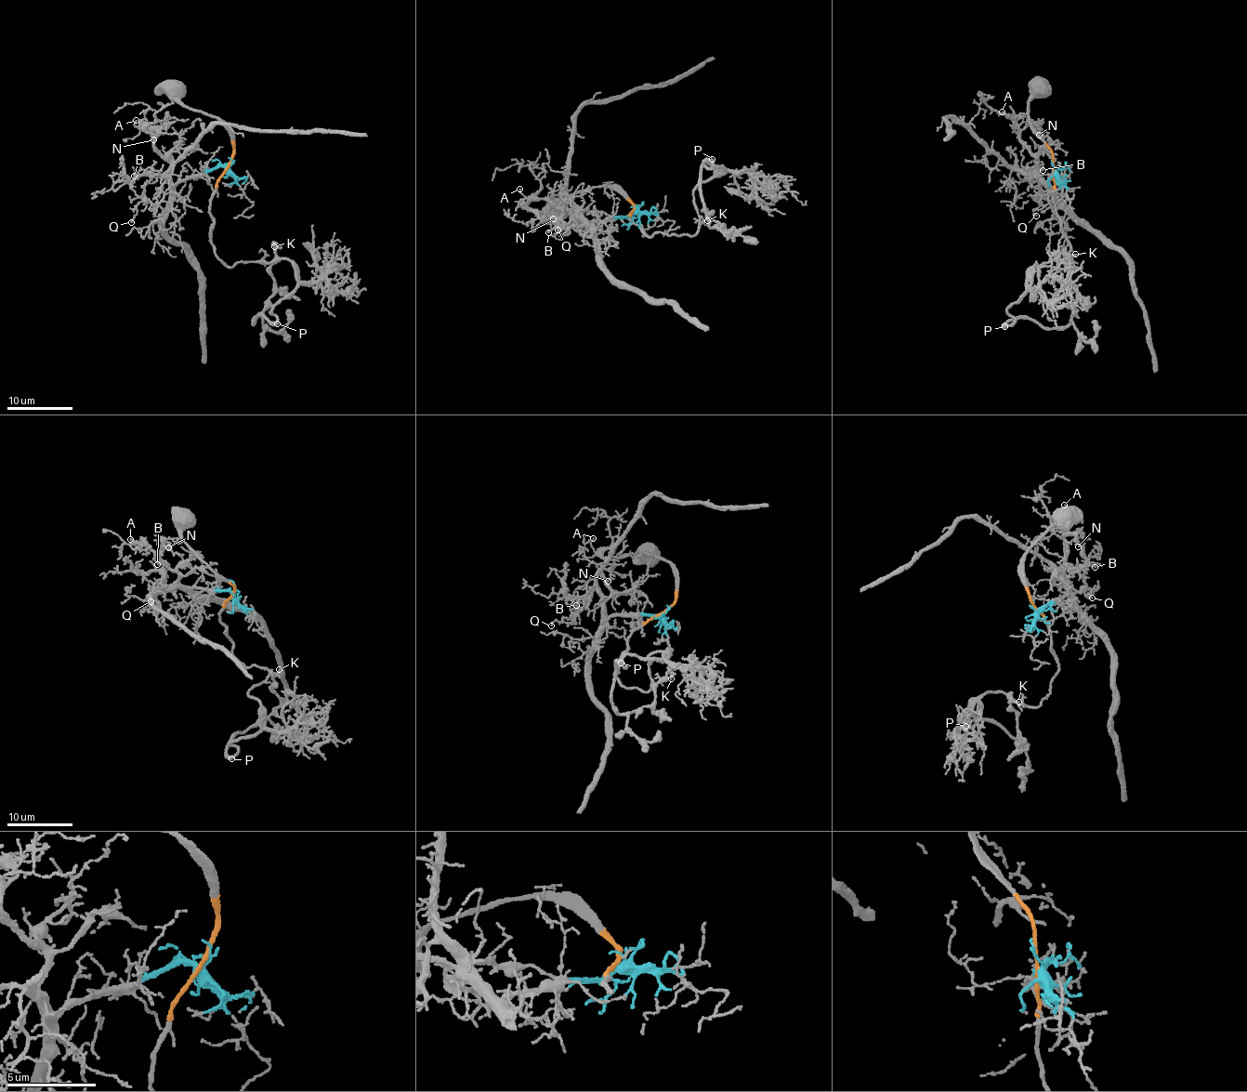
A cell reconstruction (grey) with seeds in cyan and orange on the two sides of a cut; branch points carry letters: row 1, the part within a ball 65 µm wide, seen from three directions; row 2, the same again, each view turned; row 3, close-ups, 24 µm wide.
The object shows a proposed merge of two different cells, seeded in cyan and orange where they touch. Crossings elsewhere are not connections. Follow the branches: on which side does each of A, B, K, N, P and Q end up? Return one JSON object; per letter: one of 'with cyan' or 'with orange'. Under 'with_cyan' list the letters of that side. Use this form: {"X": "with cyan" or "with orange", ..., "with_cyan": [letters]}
{"A": "with cyan", "B": "with cyan", "K": "with orange", "N": "with cyan", "P": "with orange", "Q": "with cyan", "with_cyan": ["A", "B", "N", "Q"]}

